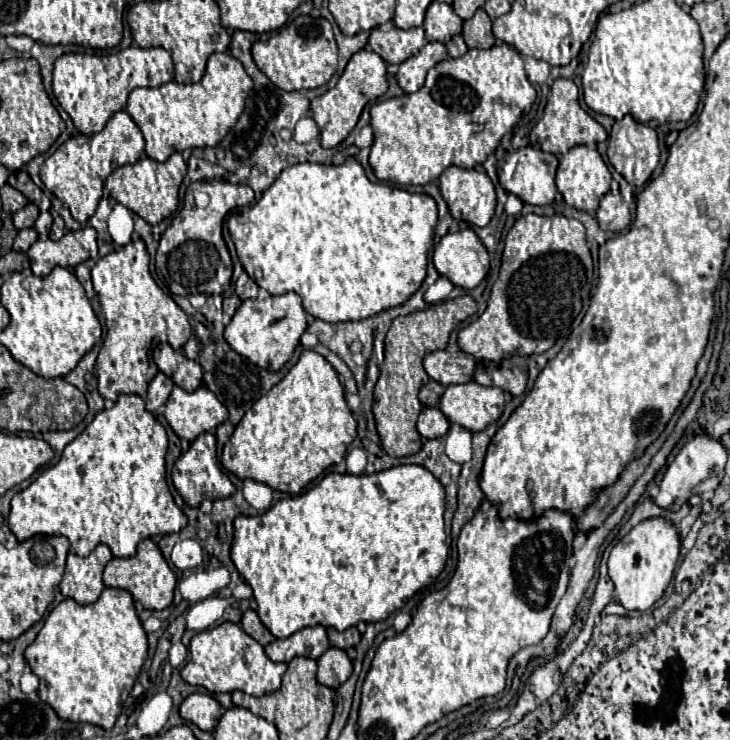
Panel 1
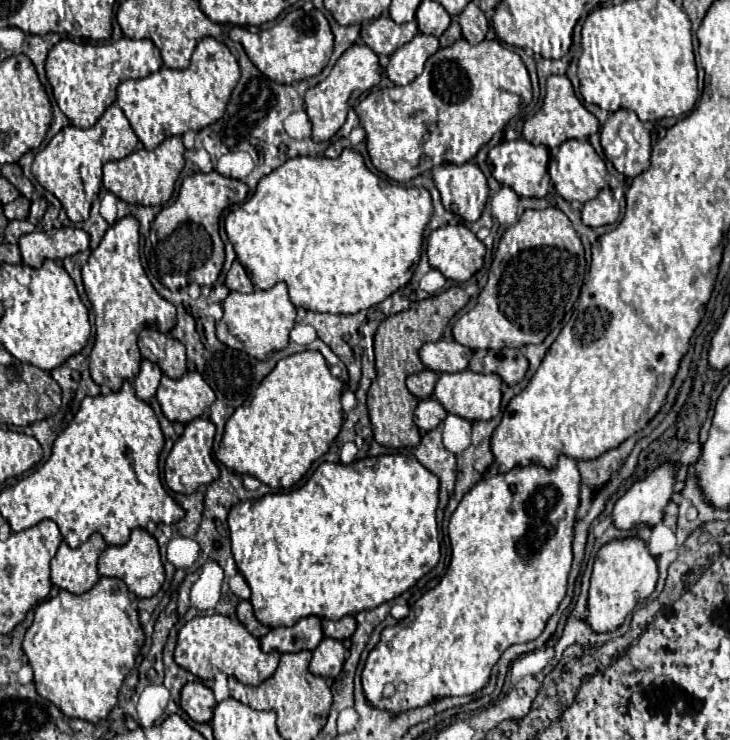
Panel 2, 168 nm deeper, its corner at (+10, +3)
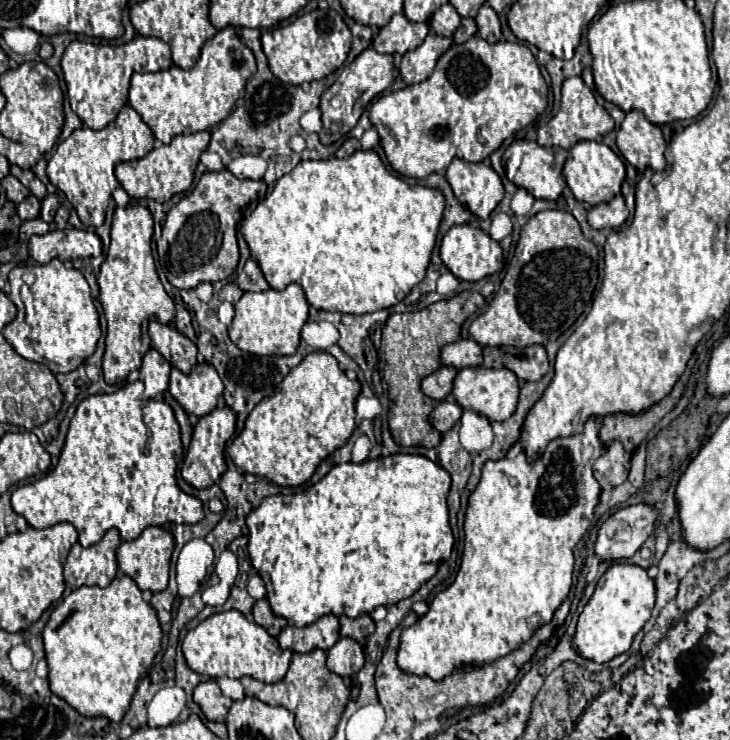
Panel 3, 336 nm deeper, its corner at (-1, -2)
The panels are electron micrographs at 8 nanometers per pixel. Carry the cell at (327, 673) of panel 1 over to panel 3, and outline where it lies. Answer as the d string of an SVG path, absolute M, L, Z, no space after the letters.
M348 637L338 639L338 643L328 651L328 669L340 677L354 677L362 667L362 647Z

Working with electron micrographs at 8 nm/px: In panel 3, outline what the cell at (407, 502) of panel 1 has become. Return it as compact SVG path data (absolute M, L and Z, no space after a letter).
M396 453L396 455L388 455L388 457L380 457L380 459L366 459L362 463L342 463L342 465L334 465L326 477L322 477L316 485L300 491L300 493L292 493L292 495L272 495L266 497L260 507L256 507L250 515L248 515L248 529L250 529L250 541L248 541L248 551L250 551L250 559L252 565L256 567L256 571L260 573L260 577L266 583L268 595L266 599L272 605L272 611L278 617L288 619L290 623L294 623L296 627L304 627L310 625L312 621L318 621L322 615L348 615L348 617L360 617L364 613L372 613L376 607L380 605L394 605L406 597L412 597L420 585L424 585L428 579L434 577L440 561L446 561L450 557L452 545L454 545L454 535L448 523L448 505L446 505L446 495L450 491L450 475L444 467L440 467L438 463L430 461L424 455L410 455L410 453Z

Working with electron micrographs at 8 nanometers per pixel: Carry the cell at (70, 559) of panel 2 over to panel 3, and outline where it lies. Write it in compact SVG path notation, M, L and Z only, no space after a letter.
M116 529L106 531L100 543L82 547L76 543L70 549L70 555L64 565L64 581L68 587L82 587L82 585L98 585L108 587L110 581L118 573L116 549L120 547L122 539Z

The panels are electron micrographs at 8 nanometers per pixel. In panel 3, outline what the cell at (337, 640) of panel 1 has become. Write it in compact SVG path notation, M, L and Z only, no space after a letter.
M346 615L340 617L340 635L342 637L352 637L356 641L362 641L372 633L374 633L374 621L370 615L362 615L356 619L346 617Z

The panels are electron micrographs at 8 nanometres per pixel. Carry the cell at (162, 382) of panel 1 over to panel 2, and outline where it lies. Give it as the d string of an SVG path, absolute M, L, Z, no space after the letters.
M143 360L141 362L141 372L133 382L137 398L143 400L143 402L151 400L155 396L155 392L157 392L161 376L163 376L163 372L161 372L161 368L157 368L157 364L153 364L149 360Z

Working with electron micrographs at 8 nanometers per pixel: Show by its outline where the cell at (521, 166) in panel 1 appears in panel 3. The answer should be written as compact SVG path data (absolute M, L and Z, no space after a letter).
M516 139L508 149L506 149L503 161L505 162L506 176L516 187L526 189L532 193L536 199L558 199L560 193L566 187L562 167L556 163L554 151L538 145L536 141L524 141Z

